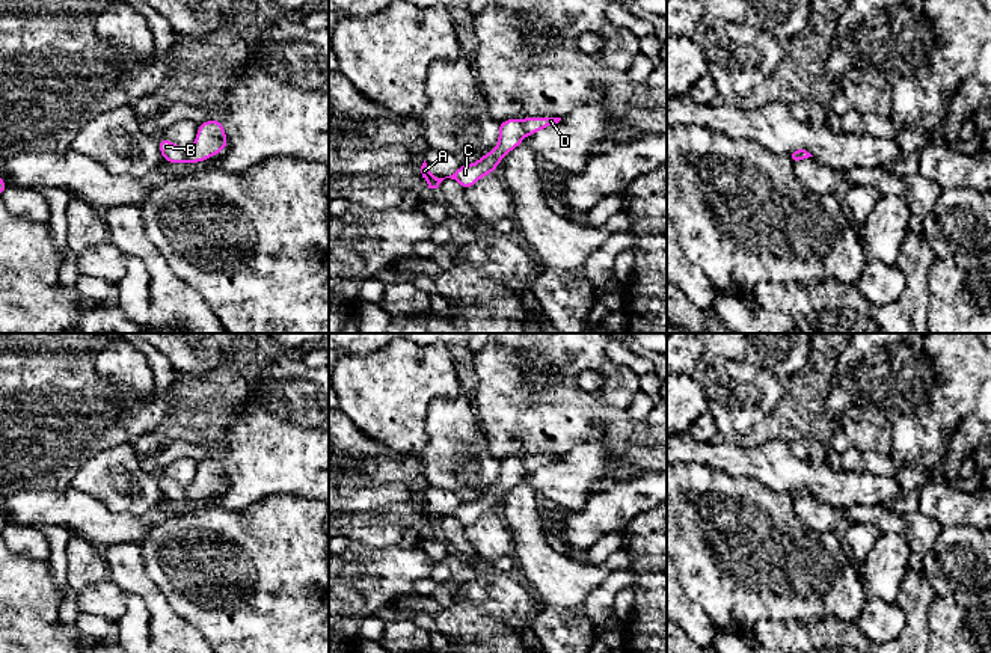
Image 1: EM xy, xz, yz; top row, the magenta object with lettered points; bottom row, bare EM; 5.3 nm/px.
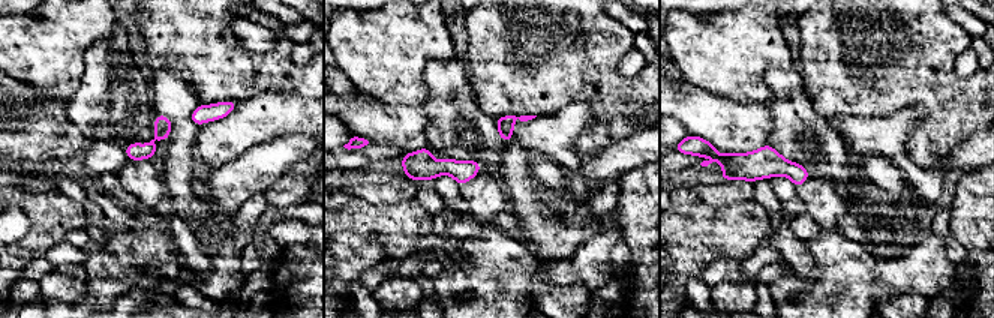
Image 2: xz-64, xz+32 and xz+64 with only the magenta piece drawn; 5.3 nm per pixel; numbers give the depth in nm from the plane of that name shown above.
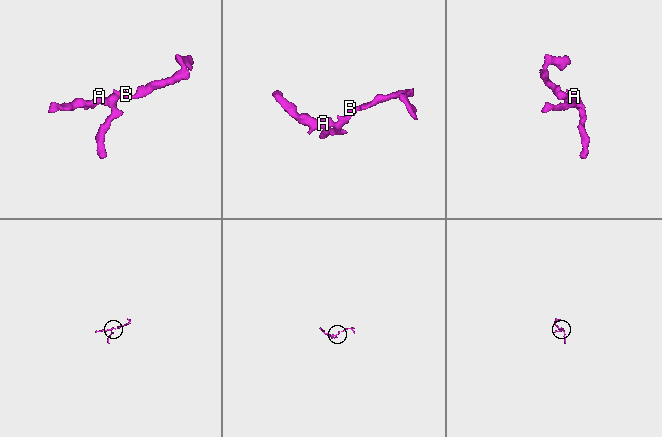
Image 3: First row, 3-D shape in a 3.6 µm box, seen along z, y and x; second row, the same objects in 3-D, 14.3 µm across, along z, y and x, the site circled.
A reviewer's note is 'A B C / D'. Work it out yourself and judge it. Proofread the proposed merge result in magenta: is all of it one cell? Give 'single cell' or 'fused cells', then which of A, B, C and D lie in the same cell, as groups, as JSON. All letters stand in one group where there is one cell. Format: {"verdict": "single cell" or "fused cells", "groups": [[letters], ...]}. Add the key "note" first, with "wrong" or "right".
{"note": "wrong", "verdict": "single cell", "groups": [["A", "B", "C", "D"]]}

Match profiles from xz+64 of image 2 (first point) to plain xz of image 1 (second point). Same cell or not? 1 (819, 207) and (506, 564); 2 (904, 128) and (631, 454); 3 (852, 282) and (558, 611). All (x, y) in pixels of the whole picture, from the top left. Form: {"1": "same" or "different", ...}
{"1": "different", "2": "same", "3": "different"}

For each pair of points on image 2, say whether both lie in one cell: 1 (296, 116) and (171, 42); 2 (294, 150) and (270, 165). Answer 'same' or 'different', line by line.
1: different
2: same

